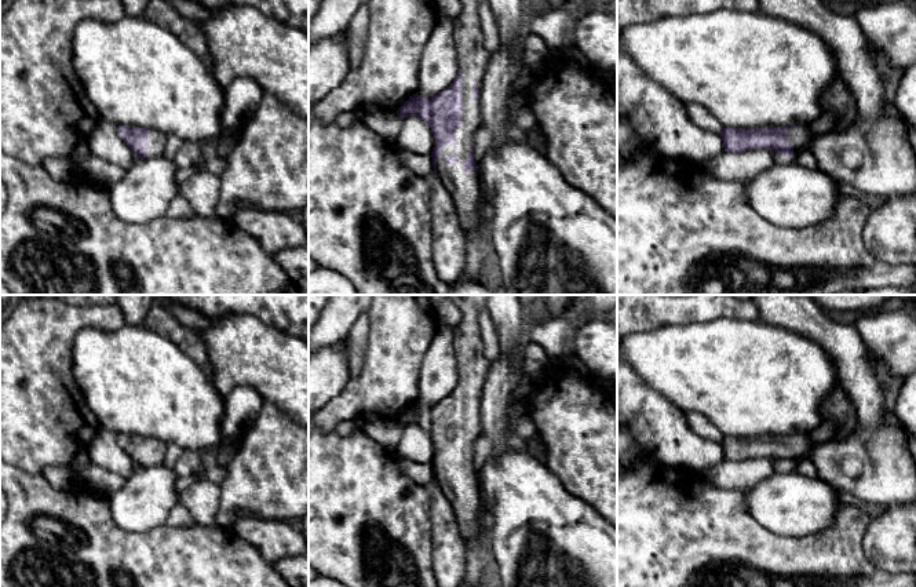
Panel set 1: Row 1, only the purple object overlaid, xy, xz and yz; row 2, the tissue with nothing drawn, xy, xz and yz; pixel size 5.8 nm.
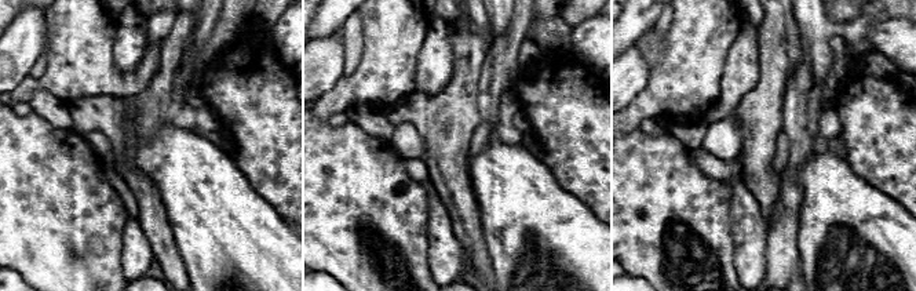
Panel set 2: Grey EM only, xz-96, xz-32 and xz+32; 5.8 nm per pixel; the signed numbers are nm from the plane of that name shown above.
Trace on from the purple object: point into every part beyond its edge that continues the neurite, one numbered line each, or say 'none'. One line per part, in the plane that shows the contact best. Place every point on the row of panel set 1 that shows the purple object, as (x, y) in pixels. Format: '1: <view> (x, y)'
1: xz (464, 188)

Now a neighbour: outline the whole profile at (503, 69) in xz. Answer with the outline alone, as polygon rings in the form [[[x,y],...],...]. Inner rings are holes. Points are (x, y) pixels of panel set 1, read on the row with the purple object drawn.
[[[501,44],[496,52],[490,54],[481,94],[482,124],[489,130],[492,136],[489,152],[495,152],[508,141],[506,134],[506,106],[510,87],[519,73],[521,66],[510,45]]]

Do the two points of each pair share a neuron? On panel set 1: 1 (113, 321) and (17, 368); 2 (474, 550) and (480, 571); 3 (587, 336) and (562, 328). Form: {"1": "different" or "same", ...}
{"1": "same", "2": "same", "3": "different"}

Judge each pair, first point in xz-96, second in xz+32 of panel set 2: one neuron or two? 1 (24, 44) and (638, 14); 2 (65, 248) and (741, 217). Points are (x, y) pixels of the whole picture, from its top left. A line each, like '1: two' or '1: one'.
1: two
2: two

